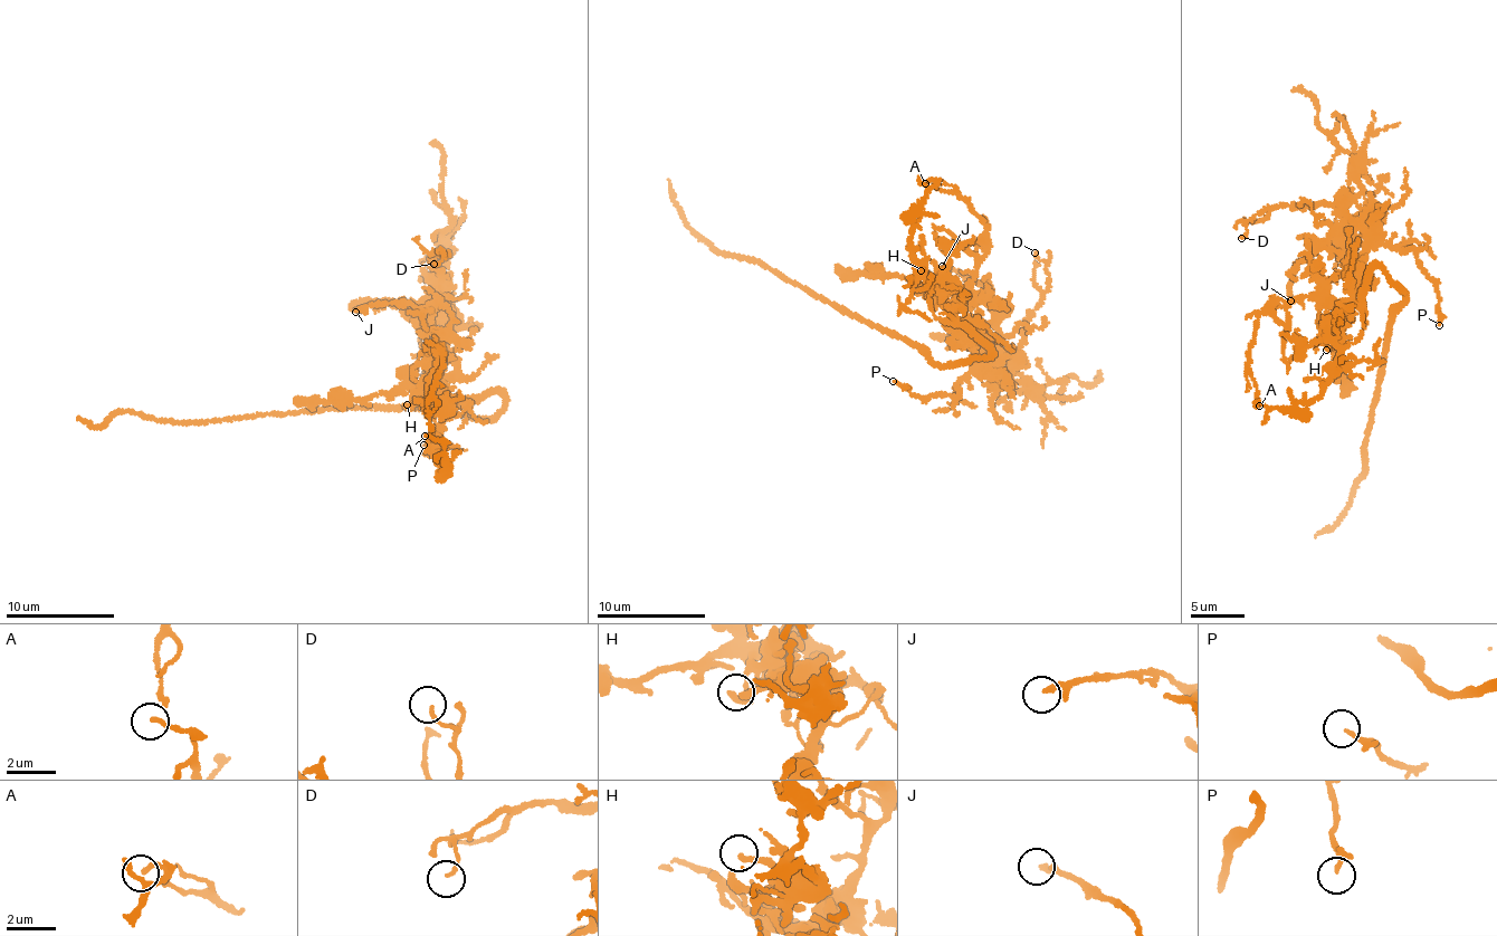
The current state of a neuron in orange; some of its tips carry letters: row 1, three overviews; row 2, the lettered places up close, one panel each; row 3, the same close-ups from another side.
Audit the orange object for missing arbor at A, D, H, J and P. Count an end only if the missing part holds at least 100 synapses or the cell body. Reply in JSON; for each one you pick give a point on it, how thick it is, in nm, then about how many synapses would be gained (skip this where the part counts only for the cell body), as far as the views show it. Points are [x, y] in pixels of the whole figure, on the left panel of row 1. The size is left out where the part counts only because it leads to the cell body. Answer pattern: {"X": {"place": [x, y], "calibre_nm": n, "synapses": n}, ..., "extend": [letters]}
{"extend": []}

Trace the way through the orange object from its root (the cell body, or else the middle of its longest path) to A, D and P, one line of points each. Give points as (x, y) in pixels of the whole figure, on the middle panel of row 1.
A: (944, 364), (987, 357), (989, 346), (930, 308), (931, 293), (909, 245), (918, 201), (936, 183), (925, 183)
D: (944, 364), (989, 356), (989, 344), (953, 320), (979, 356), (1022, 342), (1049, 275), (1035, 252)
P: (944, 364), (987, 357), (989, 344), (953, 320), (965, 330), (974, 353), (959, 391), (919, 398), (893, 381)

